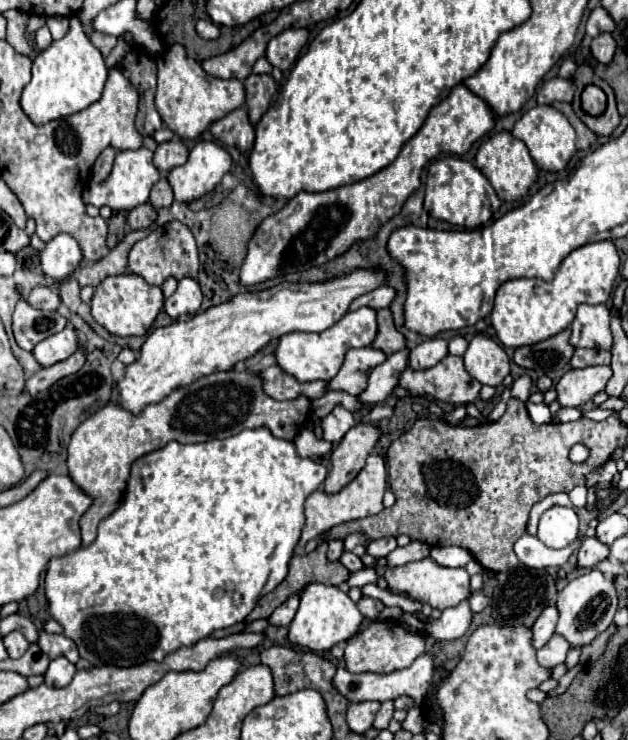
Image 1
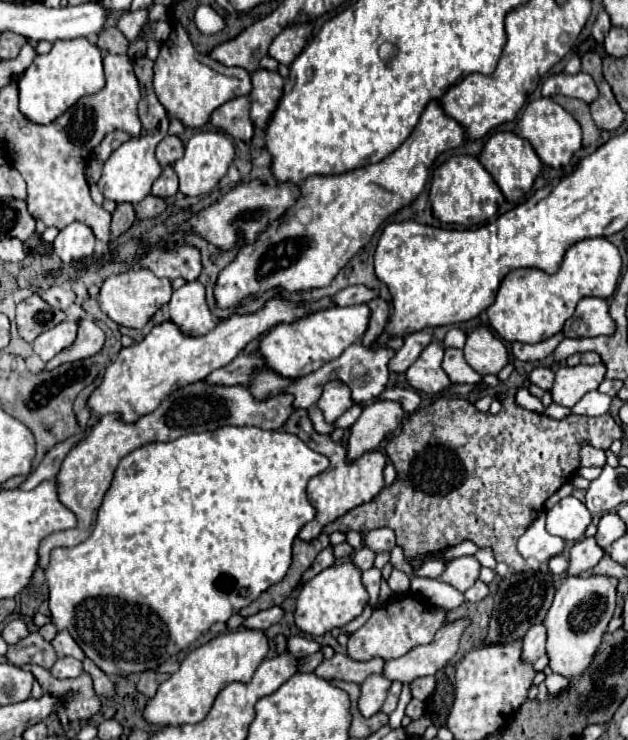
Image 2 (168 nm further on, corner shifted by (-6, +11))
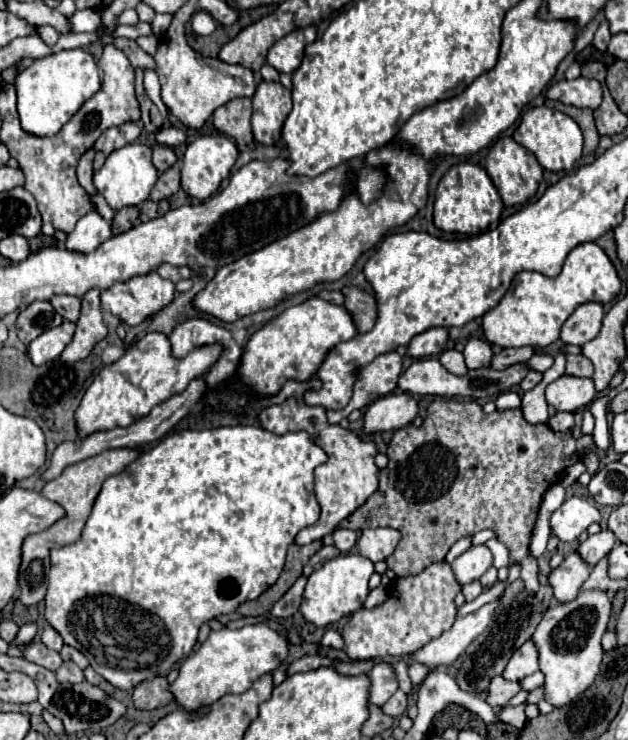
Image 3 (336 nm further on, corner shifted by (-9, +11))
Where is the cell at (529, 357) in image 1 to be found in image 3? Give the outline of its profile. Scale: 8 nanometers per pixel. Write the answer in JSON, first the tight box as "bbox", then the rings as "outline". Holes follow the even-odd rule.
{"bbox":[490,347,534,369],"outline":[[[516,347],[516,349],[500,349],[492,355],[492,363],[490,367],[492,369],[506,369],[514,363],[522,363],[522,361],[528,361],[530,357],[534,355],[534,349],[532,347]]]}

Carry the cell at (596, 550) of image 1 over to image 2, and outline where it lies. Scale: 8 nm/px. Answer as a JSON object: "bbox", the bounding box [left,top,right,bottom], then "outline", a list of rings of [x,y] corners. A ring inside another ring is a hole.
{"bbox":[569,537,605,575],"outline":[[[583,537],[581,541],[577,541],[571,549],[571,557],[569,557],[569,575],[579,575],[591,567],[595,567],[601,557],[605,555],[605,549],[597,545],[595,537]]]}

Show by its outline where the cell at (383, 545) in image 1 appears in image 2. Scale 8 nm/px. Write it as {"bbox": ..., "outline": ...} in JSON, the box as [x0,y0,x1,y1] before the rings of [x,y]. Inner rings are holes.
{"bbox":[365,527,395,553],"outline":[[[383,527],[383,529],[373,529],[365,535],[365,545],[375,551],[375,553],[381,553],[381,551],[389,551],[395,547],[395,533],[389,529],[389,527]]]}

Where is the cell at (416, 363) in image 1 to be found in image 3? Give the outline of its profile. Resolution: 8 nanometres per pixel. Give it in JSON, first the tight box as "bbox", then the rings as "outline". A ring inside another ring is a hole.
{"bbox":[398,357,530,399],"outline":[[[436,357],[416,359],[398,379],[398,389],[416,395],[440,395],[440,397],[474,397],[474,399],[492,399],[498,393],[506,393],[512,387],[520,385],[530,367],[526,363],[510,365],[502,371],[494,371],[490,367],[482,367],[478,371],[468,371],[466,375],[454,375],[446,371]]]}

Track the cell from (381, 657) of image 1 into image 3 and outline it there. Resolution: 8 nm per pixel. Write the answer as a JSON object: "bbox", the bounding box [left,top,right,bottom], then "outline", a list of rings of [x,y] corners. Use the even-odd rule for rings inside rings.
{"bbox":[342,561,460,661],"outline":[[[438,561],[424,571],[394,581],[388,599],[374,609],[360,609],[352,615],[342,631],[344,651],[352,661],[386,661],[412,655],[428,641],[450,629],[456,619],[454,597],[460,585],[450,569],[450,563]]]}

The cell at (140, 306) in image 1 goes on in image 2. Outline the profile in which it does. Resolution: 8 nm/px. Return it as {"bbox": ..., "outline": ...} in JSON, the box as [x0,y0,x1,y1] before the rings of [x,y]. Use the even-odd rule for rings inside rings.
{"bbox":[97,267,173,329],"outline":[[[137,267],[137,269],[117,273],[117,275],[109,275],[101,285],[97,301],[99,301],[101,311],[107,317],[111,317],[115,323],[119,323],[123,327],[143,329],[147,325],[147,321],[155,315],[155,311],[161,309],[165,303],[169,303],[171,291],[173,289],[171,289],[169,279],[159,279],[149,269]]]}

